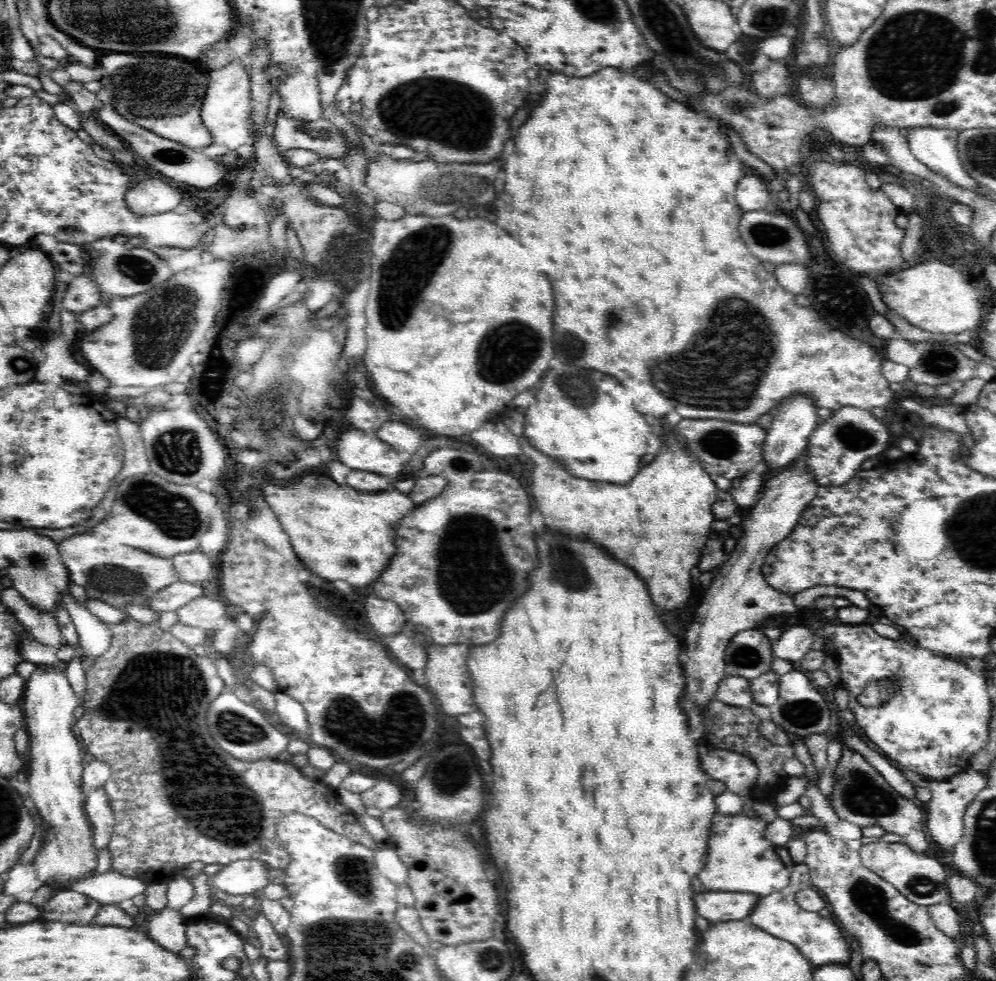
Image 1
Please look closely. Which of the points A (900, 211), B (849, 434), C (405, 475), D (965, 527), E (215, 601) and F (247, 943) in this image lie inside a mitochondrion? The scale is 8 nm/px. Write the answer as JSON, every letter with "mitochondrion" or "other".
{"A":"other","B":"mitochondrion","C":"other","D":"mitochondrion","E":"other","F":"other"}

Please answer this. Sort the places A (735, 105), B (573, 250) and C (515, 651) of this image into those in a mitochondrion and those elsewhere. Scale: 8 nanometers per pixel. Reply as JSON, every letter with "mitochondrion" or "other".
{"A":"mitochondrion","B":"other","C":"other"}

